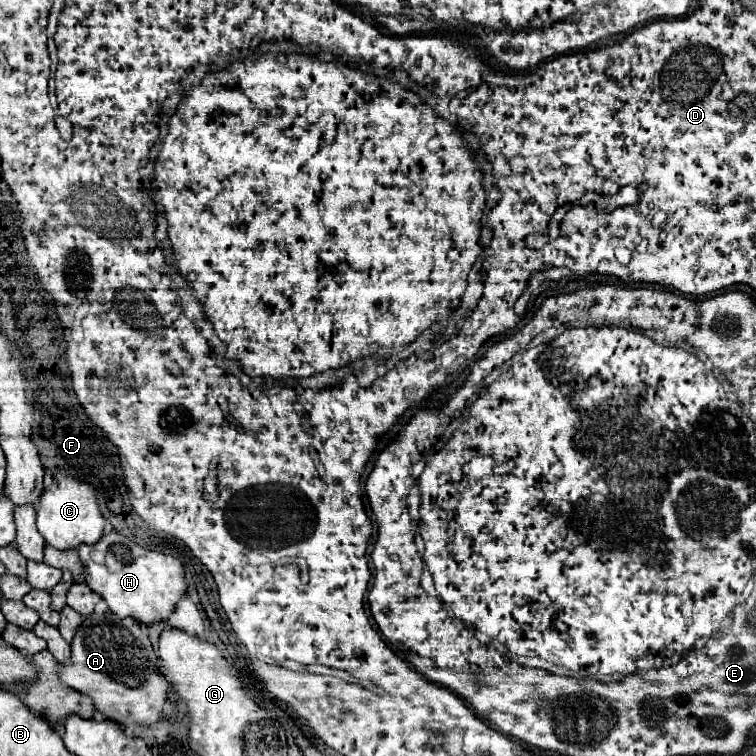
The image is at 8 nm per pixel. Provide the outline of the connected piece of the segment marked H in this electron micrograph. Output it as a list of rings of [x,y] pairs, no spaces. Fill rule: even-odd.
[[[111,532],[95,546],[79,546],[79,558],[85,566],[87,586],[97,592],[119,618],[133,618],[139,624],[163,624],[169,620],[177,602],[187,594],[187,580],[181,562],[173,556],[143,548]]]

